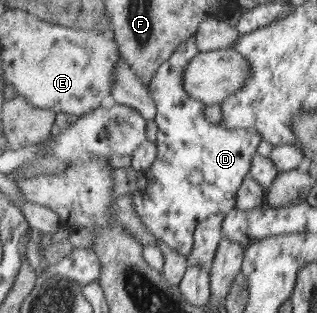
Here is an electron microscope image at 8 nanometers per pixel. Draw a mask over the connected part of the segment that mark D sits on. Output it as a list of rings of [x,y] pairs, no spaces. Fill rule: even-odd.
[[[194,35],[182,44],[176,46],[175,53],[162,63],[153,80],[148,84],[149,93],[156,103],[157,122],[157,155],[155,161],[146,170],[140,170],[137,189],[130,190],[133,198],[134,210],[143,226],[148,228],[158,241],[164,242],[175,252],[187,257],[194,246],[194,232],[200,222],[216,214],[227,215],[234,210],[237,192],[242,181],[249,175],[252,168],[251,160],[257,152],[261,138],[252,129],[235,128],[231,130],[221,125],[209,123],[204,118],[205,104],[192,98],[182,88],[181,69],[184,62],[192,60],[198,53]]]

